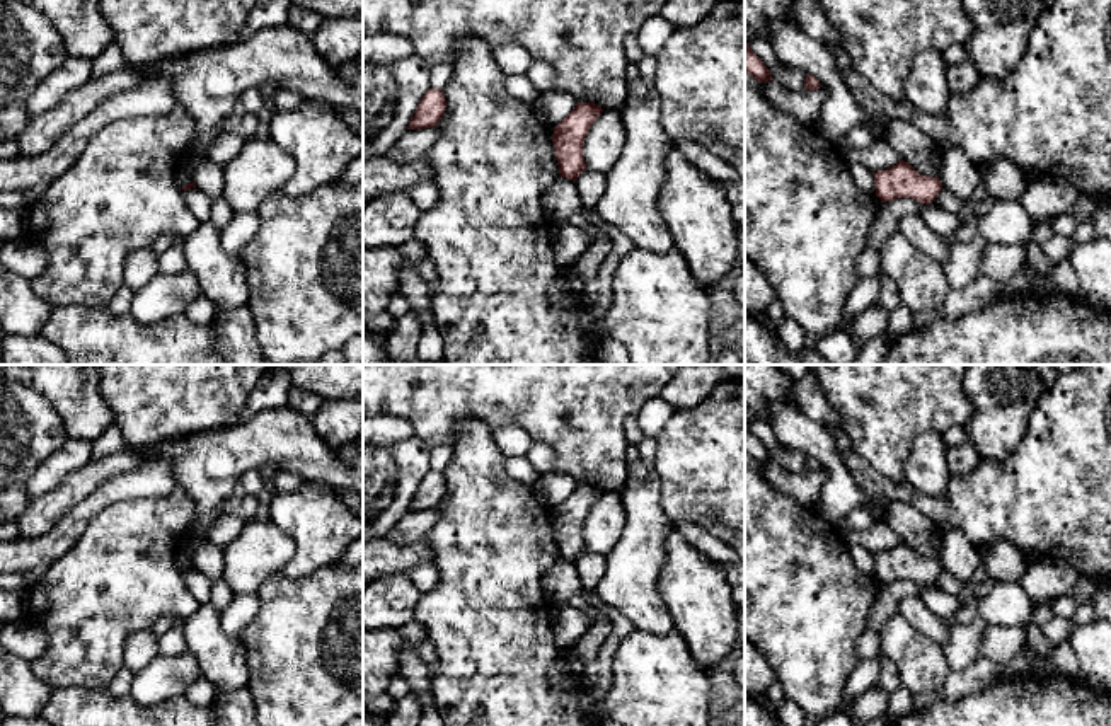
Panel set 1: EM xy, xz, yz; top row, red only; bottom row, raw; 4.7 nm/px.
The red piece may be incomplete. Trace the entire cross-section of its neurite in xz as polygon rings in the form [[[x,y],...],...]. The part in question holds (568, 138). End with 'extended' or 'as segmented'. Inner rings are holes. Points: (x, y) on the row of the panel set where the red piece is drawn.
[[[593,102],[576,107],[554,128],[552,143],[561,177],[576,181],[586,169],[583,157],[584,138],[603,109]]] | as segmented

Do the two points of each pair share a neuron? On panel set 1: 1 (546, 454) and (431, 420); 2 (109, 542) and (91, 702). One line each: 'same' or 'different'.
1: different
2: different

